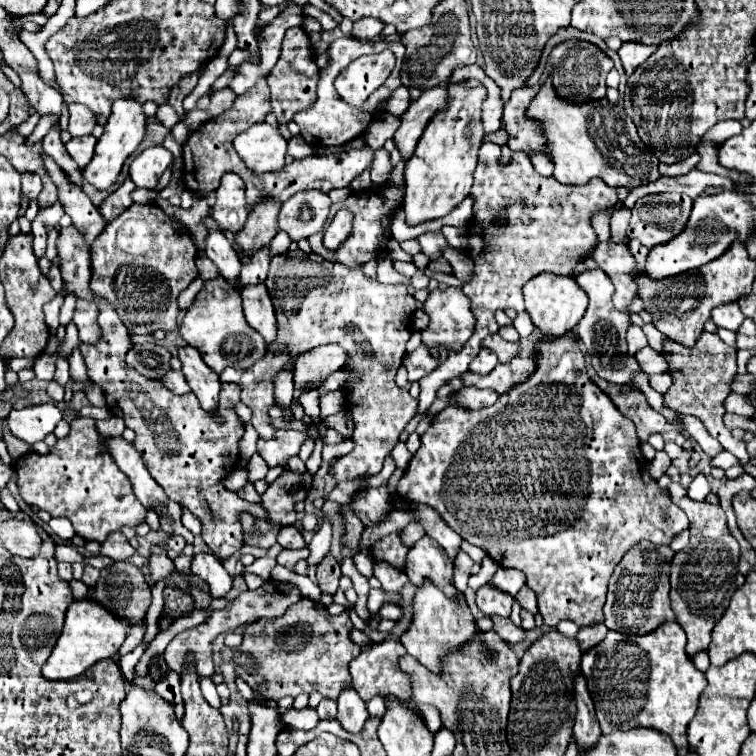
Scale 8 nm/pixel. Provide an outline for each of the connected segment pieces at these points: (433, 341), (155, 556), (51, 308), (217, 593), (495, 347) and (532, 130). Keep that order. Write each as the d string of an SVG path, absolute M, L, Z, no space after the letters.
M434 289L428 293L424 311L430 315L430 325L422 331L422 343L428 349L444 345L446 349L458 351L470 339L476 319L462 289Z
M156 545L152 549L152 555L150 555L150 571L152 571L152 575L150 575L150 581L152 583L156 583L158 579L166 579L174 571L172 561L166 557L166 551L160 545Z
M56 295L52 301L44 305L44 313L46 313L46 323L50 327L50 331L56 331L58 329L58 311L60 311L64 303L64 297L62 295Z
M212 553L194 555L192 573L196 573L208 583L212 597L224 597L232 587L232 577Z
M498 333L488 335L481 343L481 346L484 348L492 349L496 353L500 353L500 361L506 359L506 353L508 353L508 342L504 341Z
M514 89L504 105L502 129L508 131L508 147L512 151L544 151L546 139L532 121L526 119L526 109L538 89Z

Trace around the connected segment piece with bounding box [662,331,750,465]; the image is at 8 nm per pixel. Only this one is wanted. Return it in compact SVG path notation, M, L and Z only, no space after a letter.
M702 333L696 341L694 347L684 347L676 341L668 341L664 339L662 343L664 347L664 357L668 361L668 375L672 377L672 385L670 389L664 393L664 405L678 411L678 413L688 413L688 415L696 415L702 419L704 427L708 429L708 433L712 437L716 437L720 441L720 445L734 453L742 465L750 463L748 451L746 451L746 443L742 439L734 439L730 429L724 427L724 399L730 393L730 381L736 375L738 363L736 363L736 349L726 345L716 333Z

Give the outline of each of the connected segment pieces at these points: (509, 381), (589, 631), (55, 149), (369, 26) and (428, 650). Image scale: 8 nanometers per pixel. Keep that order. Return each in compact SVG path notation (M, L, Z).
M520 339L520 353L516 357L512 357L512 361L508 361L508 363L498 363L496 369L492 369L492 373L488 373L488 375L474 375L474 373L466 371L460 377L464 387L492 389L496 393L504 393L512 385L526 381L534 371L534 365L532 365L534 361L528 353L528 345L530 343L526 339Z
M596 623L596 625L586 625L578 631L576 639L580 643L580 649L586 651L586 649L592 649L594 645L598 645L604 637L606 637L606 625L604 623Z
M54 123L54 125L50 127L48 135L42 139L42 147L44 147L44 151L68 173L68 177L70 177L72 183L76 183L76 185L82 183L82 175L80 175L78 165L72 161L72 157L68 155L64 143L60 141L60 127L58 127L58 123Z
M362 19L362 21L356 21L354 23L354 29L352 29L352 37L358 39L358 41L370 41L374 39L376 35L380 35L380 31L384 29L384 23L382 21L376 21L376 19Z
M424 581L424 585L416 587L412 611L414 611L412 623L404 631L400 641L416 661L420 661L424 667L432 669L434 673L440 671L440 659L448 649L462 647L476 633L476 623L474 623L474 617L470 613L470 607L468 607L464 595L458 591L456 597L444 597L444 593L440 593L440 589L436 589L436 585L432 585L432 581Z

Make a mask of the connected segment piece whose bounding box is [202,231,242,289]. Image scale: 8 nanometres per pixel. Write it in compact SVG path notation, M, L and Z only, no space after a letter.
M210 231L206 235L206 241L204 241L204 249L202 253L214 261L214 265L218 267L220 275L234 287L238 289L238 275L240 275L240 259L236 255L236 251L232 249L230 241L224 237L222 231Z

